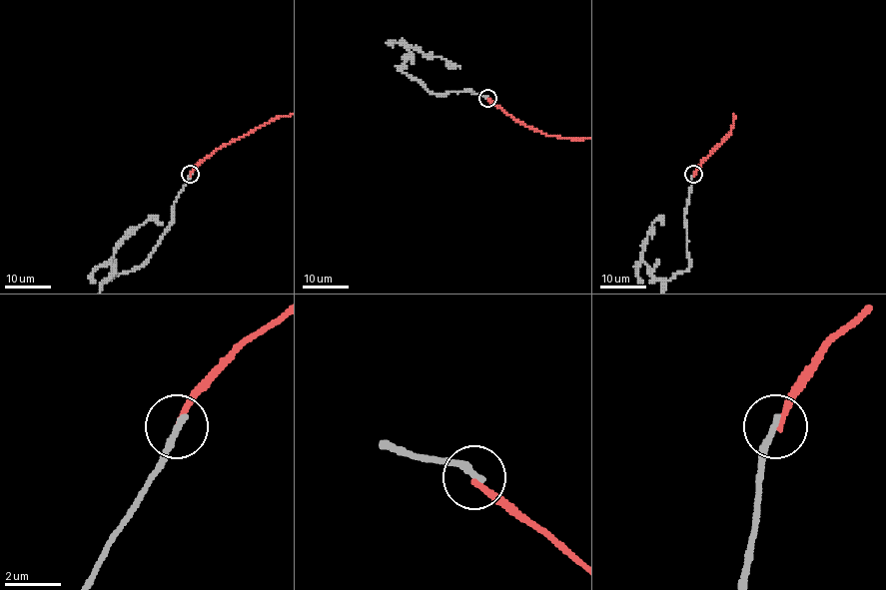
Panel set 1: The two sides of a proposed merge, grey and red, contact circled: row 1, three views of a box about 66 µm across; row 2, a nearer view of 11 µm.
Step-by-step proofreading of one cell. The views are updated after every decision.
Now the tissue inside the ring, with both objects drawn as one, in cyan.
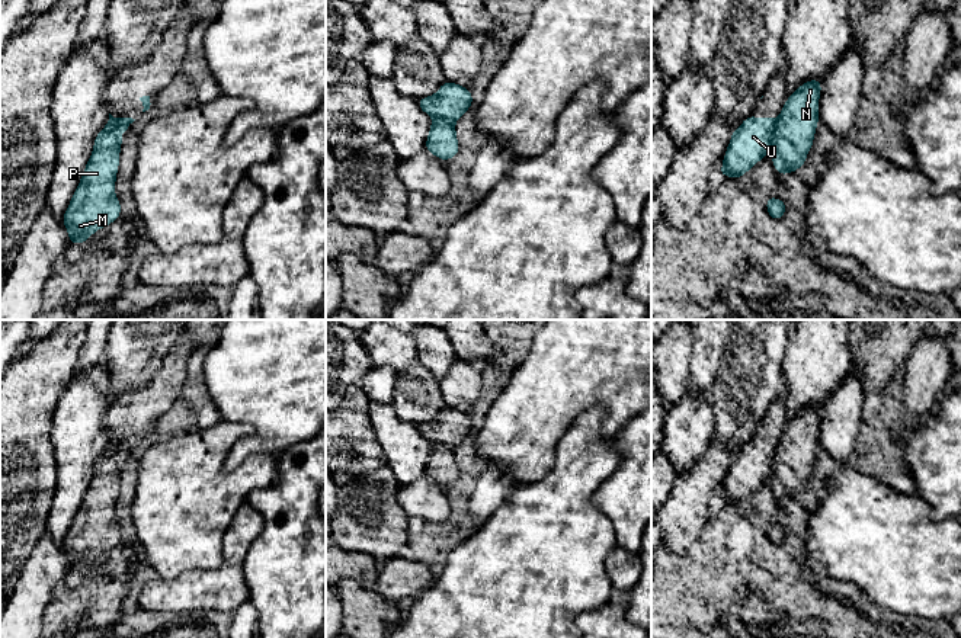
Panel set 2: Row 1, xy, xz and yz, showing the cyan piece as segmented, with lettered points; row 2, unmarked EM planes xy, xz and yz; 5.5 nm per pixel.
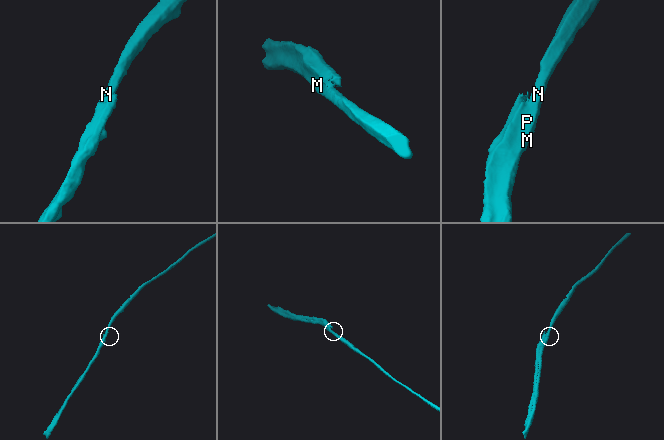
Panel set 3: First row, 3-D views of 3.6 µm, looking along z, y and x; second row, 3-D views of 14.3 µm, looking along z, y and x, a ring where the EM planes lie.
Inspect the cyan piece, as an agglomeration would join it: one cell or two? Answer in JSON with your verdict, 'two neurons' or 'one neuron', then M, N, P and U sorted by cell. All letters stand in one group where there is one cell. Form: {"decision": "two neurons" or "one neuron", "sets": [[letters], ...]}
{"decision": "two neurons", "sets": [["M", "N", "P"], ["U"]]}

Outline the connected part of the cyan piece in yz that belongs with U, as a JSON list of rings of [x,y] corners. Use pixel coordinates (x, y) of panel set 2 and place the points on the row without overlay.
[[[747,442],[741,451],[733,455],[730,469],[725,475],[720,501],[740,504],[772,472],[776,445]]]

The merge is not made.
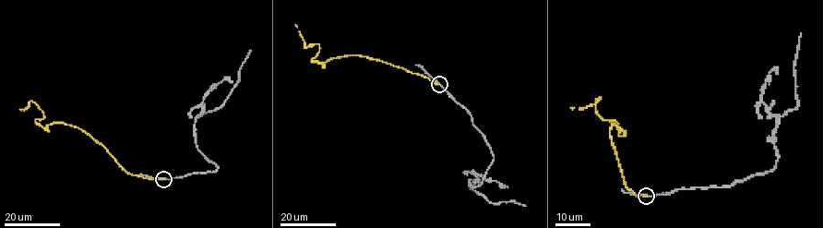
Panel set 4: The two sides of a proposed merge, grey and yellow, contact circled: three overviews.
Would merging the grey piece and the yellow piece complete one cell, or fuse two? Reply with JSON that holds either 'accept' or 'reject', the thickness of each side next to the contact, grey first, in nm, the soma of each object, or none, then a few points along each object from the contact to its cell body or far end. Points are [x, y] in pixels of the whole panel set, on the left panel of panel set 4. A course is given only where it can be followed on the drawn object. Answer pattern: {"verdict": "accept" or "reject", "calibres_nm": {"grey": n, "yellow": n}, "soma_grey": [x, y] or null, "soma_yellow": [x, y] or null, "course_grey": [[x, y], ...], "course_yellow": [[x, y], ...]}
{"verdict": "reject", "calibres_nm": {"grey": 180, "yellow": 200}, "soma_grey": null, "soma_yellow": null, "course_grey": [[163, 179], [218, 167], [197, 149], [195, 120], [225, 101], [250, 51]], "course_yellow": [[163, 179], [127, 173], [72, 126], [54, 122], [46, 130], [31, 101], [19, 109]]}

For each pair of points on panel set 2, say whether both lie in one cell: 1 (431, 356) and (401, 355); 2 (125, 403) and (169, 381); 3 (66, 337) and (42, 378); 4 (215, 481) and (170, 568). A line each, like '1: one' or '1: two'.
1: two
2: one
3: one
4: one

